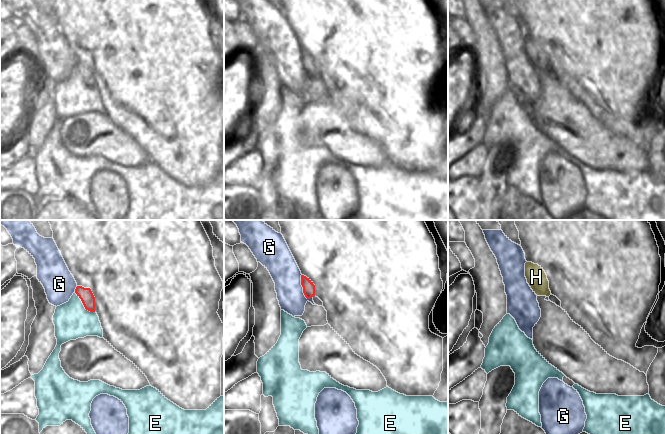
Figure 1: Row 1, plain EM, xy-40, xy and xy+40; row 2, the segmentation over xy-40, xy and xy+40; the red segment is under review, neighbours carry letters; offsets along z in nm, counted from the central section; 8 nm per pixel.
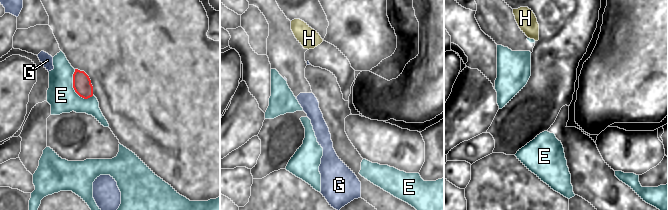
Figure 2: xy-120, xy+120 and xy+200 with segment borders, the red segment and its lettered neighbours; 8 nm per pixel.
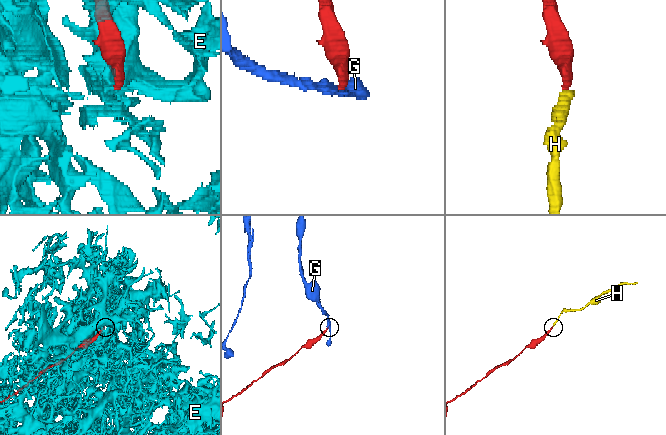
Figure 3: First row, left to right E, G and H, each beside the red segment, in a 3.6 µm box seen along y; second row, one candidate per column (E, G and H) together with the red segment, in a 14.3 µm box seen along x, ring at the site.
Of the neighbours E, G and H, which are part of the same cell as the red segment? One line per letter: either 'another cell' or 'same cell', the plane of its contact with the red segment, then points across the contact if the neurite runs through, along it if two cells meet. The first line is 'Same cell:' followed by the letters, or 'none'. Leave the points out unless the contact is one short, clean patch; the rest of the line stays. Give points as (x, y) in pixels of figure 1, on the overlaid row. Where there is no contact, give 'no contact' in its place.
Same cell: H
E: another cell; contact in xy-40
G: another cell; contact in xy; border xy (301, 274), (302, 292), (309, 299)
H: same cell; no contact

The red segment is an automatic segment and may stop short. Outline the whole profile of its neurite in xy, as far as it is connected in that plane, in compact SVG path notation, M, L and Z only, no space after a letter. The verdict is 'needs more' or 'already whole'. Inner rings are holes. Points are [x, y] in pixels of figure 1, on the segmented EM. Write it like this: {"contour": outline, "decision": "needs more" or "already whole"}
{"contour": "M301 275L301 285L303 287L303 293L307 299L315 296L315 285L309 278Z", "decision": "already whole"}

